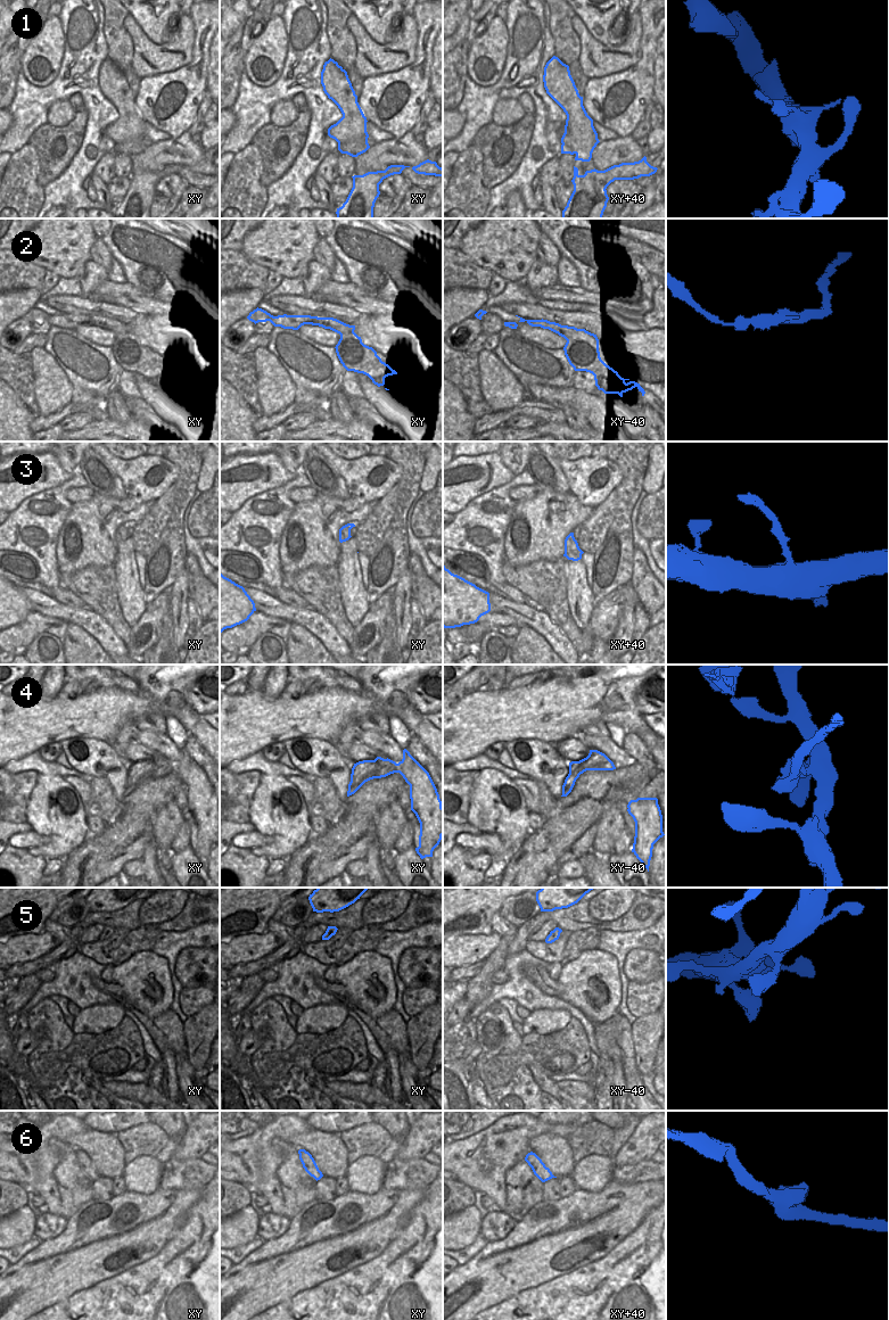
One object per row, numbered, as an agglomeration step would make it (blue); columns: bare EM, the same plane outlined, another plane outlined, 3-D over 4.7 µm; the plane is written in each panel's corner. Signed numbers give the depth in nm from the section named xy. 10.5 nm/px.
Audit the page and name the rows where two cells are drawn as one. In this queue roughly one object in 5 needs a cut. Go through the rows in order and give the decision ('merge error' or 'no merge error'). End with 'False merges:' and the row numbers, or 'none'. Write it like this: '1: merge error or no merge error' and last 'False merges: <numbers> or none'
1: no merge error
2: no merge error
3: no merge error
4: merge error
5: no merge error
6: no merge error
False merges: 4

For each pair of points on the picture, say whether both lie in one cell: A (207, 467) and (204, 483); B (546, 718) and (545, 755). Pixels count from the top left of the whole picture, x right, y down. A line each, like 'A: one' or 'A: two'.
A: one
B: two

